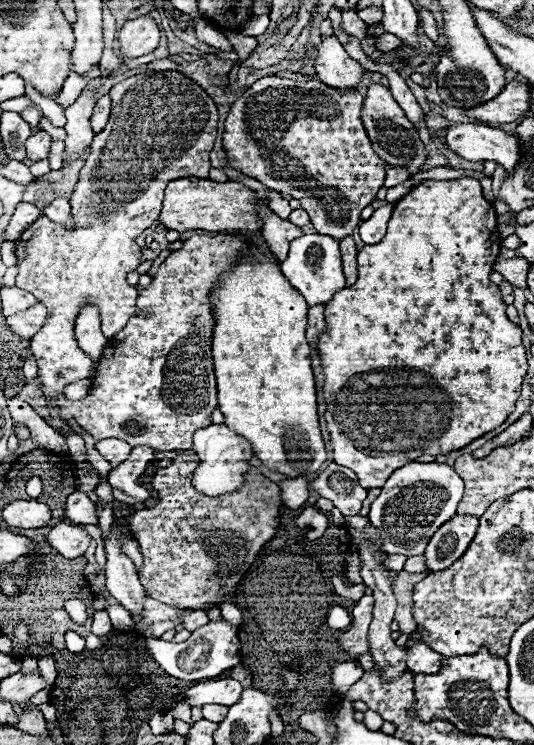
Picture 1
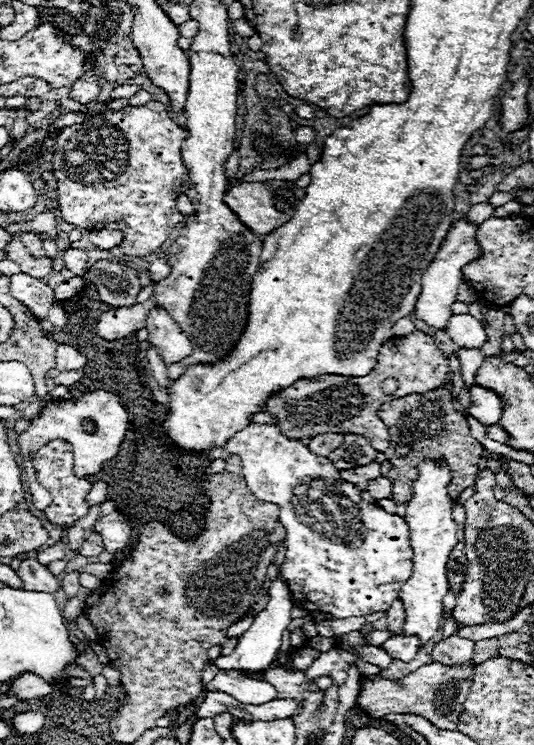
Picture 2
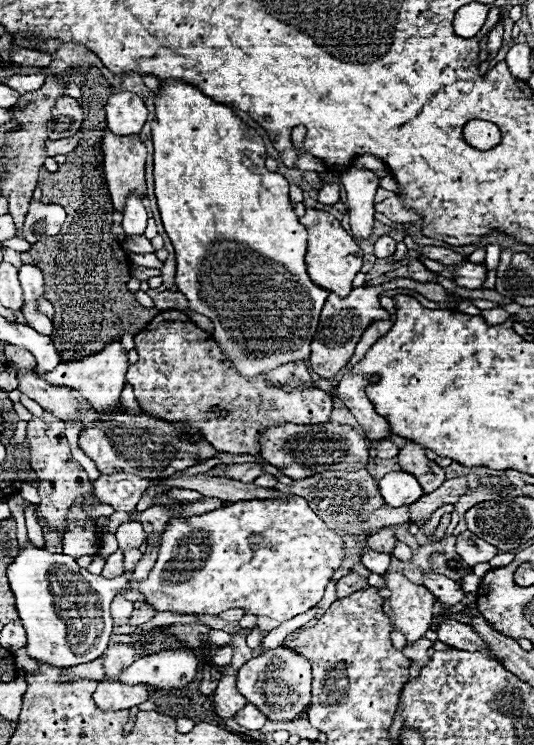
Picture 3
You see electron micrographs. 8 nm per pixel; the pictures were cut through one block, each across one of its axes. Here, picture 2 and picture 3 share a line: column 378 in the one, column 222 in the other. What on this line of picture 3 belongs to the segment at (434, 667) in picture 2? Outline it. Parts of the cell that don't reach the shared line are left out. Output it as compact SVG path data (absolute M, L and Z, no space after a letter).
M222 676L218 682L218 688L214 692L214 712L220 718L232 718L246 704L248 704L246 698L242 698L242 694L238 694L238 690L236 690L236 678Z

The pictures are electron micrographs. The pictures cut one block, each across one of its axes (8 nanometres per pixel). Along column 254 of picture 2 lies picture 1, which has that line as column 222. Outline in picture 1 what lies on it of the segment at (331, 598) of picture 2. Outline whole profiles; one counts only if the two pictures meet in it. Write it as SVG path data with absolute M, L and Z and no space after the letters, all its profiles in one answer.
M210 424L208 428L198 430L194 434L194 452L200 458L200 466L196 466L192 474L192 482L194 488L206 496L222 496L238 490L250 468L248 460L254 458L250 442L246 442L246 438L230 430L226 424Z

